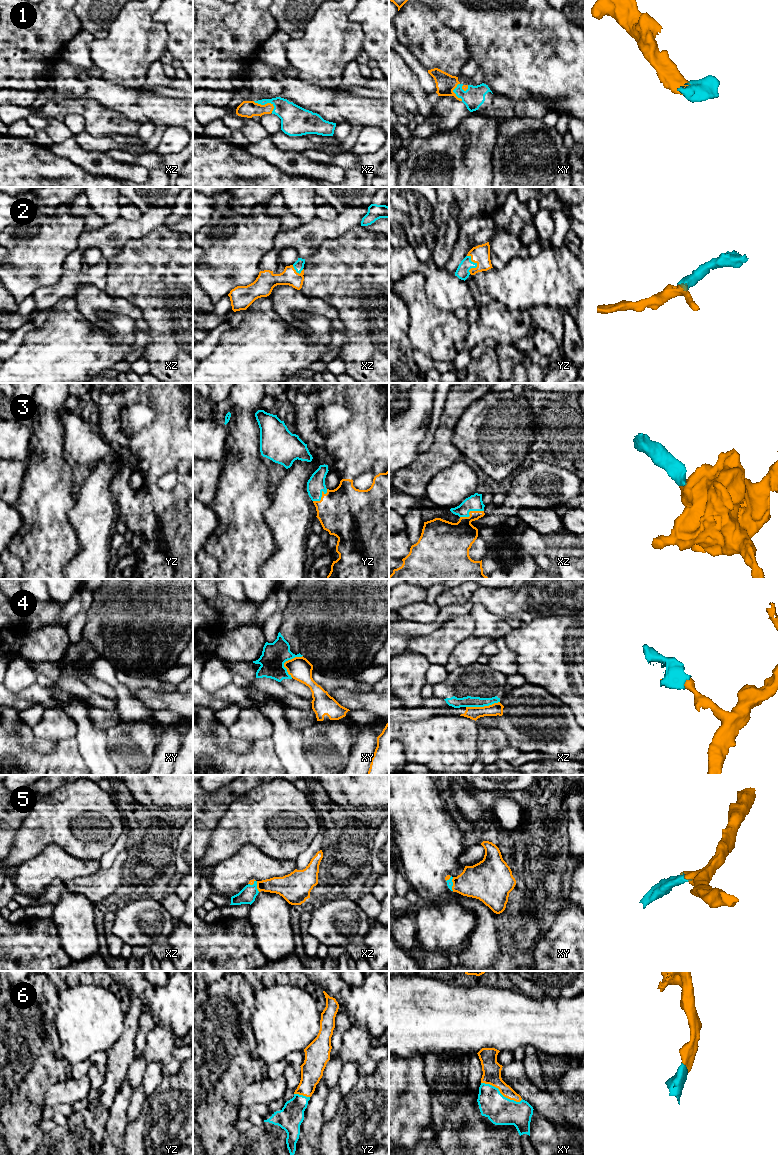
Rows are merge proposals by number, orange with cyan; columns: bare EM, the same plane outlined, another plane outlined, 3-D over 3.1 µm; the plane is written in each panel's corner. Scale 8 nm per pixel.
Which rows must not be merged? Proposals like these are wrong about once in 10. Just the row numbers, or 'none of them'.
4

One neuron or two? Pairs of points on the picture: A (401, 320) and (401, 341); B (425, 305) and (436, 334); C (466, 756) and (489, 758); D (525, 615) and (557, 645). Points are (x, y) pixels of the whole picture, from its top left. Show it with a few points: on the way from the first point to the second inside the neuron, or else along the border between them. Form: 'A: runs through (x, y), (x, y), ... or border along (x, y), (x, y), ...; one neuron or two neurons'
A: runs through (401, 325), (401, 336); one neuron
B: runs through (425, 312), (425, 320), (429, 327); one neuron
C: border along (476, 733), (478, 756); two neurons
D: border along (543, 616), (528, 622), (521, 622); two neurons

